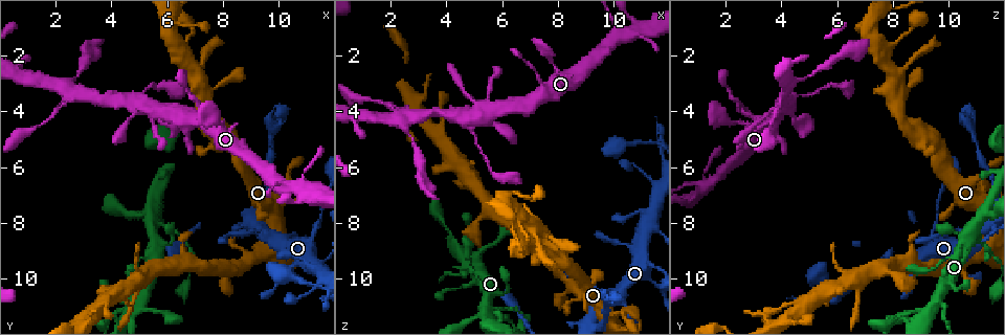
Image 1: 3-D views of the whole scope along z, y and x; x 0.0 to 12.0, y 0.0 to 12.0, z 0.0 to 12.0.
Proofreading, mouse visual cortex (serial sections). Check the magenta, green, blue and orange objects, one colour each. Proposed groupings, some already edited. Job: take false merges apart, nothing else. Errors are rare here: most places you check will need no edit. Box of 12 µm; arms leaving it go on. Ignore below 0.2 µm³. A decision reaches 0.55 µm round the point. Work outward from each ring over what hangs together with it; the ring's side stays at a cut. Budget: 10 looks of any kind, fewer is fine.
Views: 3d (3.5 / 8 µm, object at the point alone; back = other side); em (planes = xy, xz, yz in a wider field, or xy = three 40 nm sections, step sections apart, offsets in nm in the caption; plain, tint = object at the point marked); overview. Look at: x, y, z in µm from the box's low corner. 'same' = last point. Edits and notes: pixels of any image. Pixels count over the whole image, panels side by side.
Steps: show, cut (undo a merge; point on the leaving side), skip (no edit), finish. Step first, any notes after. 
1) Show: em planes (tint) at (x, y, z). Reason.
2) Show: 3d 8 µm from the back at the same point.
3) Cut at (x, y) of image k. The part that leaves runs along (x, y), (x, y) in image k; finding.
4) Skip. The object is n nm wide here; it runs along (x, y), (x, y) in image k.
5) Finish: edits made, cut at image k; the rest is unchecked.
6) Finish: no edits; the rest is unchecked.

Show: 3d 3.5 µm at (10.9, 6.9, 1.1). Looks like a crossing.

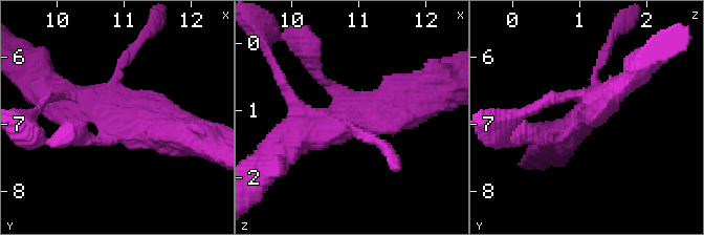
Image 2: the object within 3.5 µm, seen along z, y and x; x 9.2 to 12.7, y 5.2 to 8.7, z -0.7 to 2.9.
Show: em xy step 5 (tint) at (10.90, 6.80, 1.10). Shape alone is not enough.

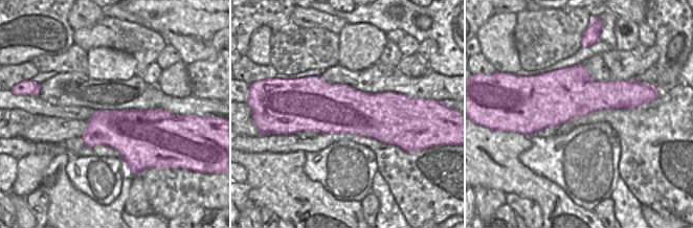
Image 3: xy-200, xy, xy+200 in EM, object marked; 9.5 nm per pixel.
Skip. All the same cell.

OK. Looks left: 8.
Show: 3d 8 µm at (5.1, 3.8, 4.2). A fork.

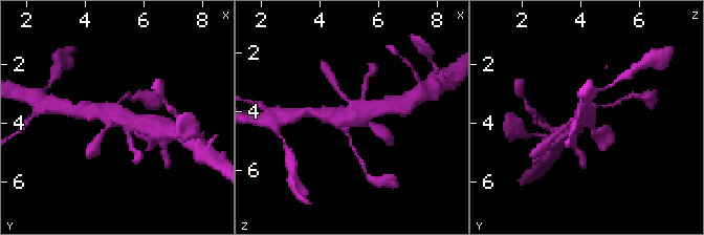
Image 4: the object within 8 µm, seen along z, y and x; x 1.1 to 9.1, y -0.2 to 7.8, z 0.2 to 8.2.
Show: em planes (tint) at (5.1, 3.8, 4.2).

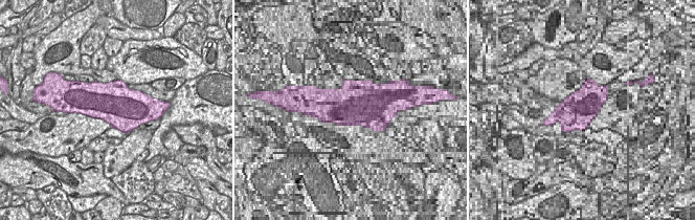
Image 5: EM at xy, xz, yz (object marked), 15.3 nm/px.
Skip. It runs along (144, 123), (118, 114), (88, 112) in image 4; continuous, no second cell.

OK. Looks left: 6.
Show: 3d 8 µm from the back at (2.7, 3.3, 4.1). Looks like a crossing.

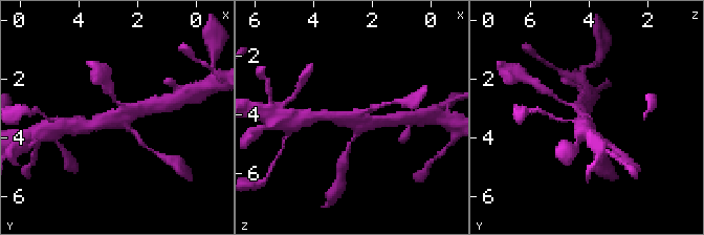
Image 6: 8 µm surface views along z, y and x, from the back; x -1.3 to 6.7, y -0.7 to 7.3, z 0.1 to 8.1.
Show: em planes (tint) at (2.8, 3.3, 4.2).

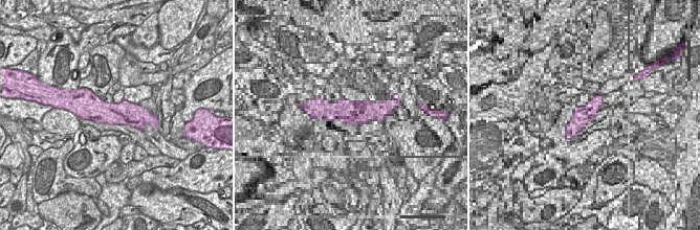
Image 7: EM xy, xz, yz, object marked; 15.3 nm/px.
Skip. It runs along (87, 125), (140, 107) in image 6; one cell here.

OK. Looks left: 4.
Show: 3d 8 µm at (11.4, 8.1, 9.4). Thick turns thin.

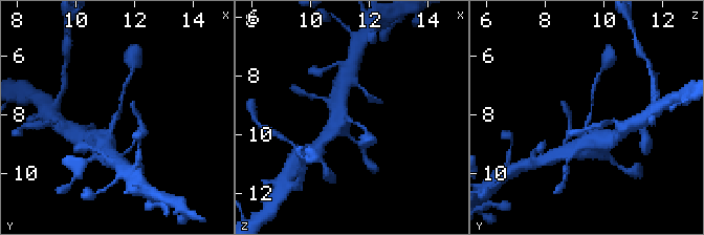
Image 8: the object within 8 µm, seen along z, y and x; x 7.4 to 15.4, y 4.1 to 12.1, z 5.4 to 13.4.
Show: 3d 3.5 µm at (11.4, 8.2, 9.5). Zoom in.

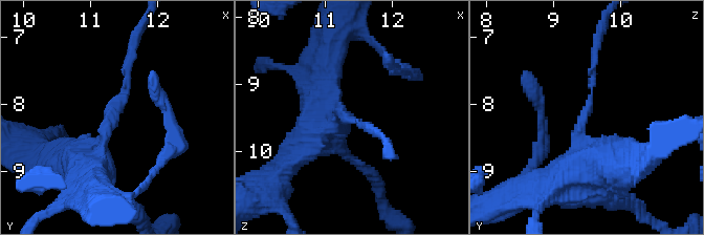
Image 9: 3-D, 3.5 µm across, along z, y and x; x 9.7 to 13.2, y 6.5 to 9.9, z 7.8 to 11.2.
Skip. It runs along (82, 168), (104, 142), (133, 48) in image 9; all the same cell.

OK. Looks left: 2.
Finish: no edits; the rest is unchecked.

